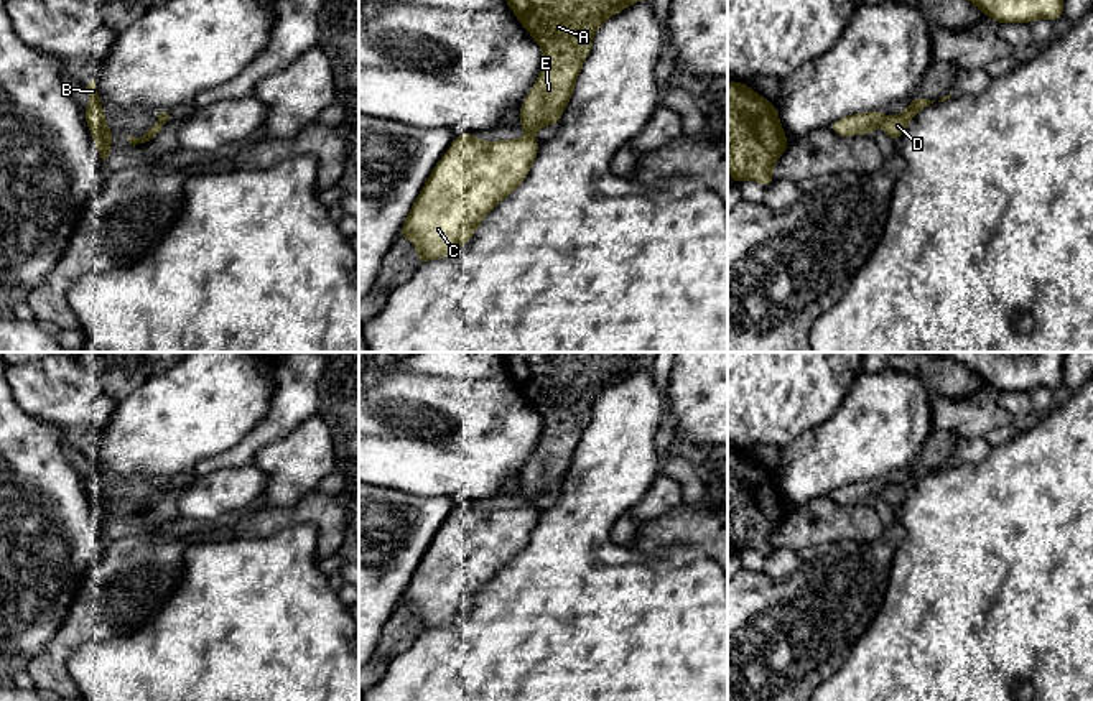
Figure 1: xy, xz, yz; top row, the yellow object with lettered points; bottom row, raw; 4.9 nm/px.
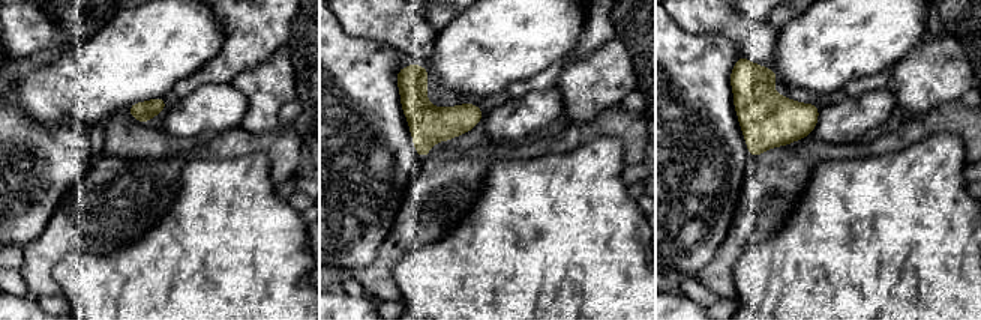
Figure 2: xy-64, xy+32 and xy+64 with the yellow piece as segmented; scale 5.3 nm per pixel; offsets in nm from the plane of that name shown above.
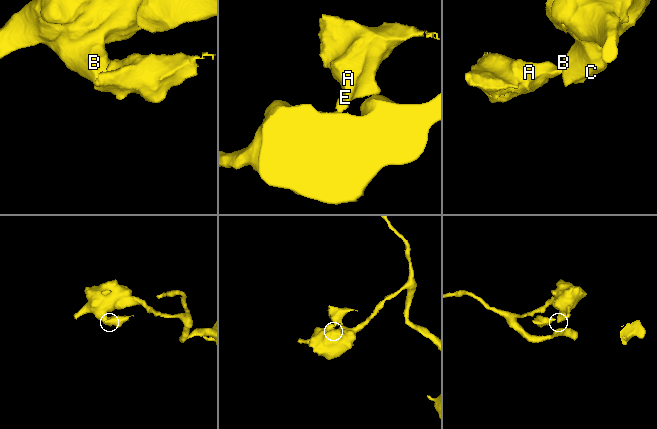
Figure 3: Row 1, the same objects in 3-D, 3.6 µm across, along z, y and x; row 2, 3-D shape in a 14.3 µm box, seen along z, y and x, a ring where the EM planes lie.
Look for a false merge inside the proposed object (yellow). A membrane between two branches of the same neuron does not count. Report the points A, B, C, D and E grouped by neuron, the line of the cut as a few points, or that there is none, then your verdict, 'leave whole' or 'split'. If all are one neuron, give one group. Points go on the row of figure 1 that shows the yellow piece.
groups A E / B C D; cut yz (884, 117), (879, 122); split

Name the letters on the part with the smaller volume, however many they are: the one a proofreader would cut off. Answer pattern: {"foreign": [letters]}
{"foreign": ["A", "E"]}

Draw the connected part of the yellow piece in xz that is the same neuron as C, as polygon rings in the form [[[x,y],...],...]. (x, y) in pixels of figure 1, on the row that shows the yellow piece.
[[[472,132],[456,137],[433,168],[398,234],[398,239],[408,237],[413,242],[416,263],[449,257],[464,245],[482,219],[527,178],[538,148],[532,135],[500,142],[477,140]]]

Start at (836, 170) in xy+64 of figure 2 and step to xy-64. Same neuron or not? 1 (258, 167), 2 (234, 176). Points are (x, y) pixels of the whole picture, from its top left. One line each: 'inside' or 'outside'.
1: inside
2: inside

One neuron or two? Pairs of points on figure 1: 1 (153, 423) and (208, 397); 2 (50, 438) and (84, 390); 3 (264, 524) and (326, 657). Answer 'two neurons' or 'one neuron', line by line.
1: one neuron
2: two neurons
3: two neurons

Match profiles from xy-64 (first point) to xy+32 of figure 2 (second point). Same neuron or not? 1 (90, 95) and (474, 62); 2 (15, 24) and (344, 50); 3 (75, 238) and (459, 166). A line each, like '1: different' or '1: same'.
1: same
2: different
3: same

